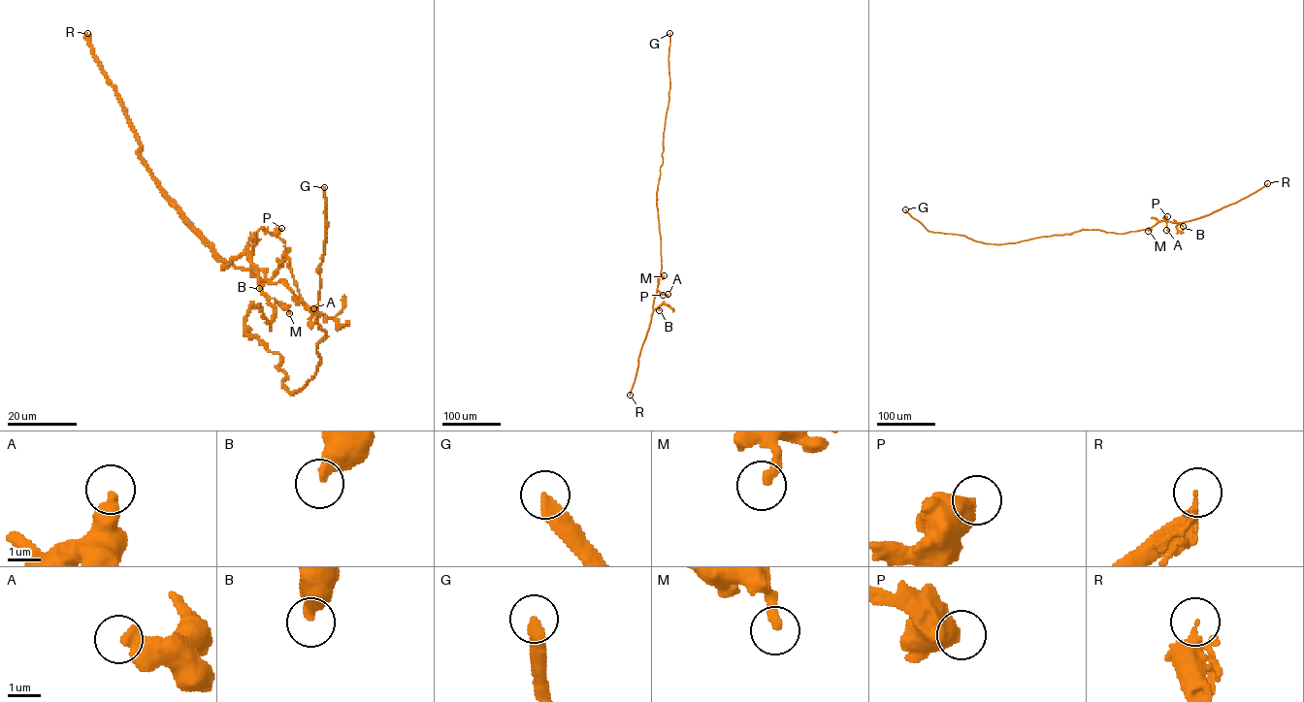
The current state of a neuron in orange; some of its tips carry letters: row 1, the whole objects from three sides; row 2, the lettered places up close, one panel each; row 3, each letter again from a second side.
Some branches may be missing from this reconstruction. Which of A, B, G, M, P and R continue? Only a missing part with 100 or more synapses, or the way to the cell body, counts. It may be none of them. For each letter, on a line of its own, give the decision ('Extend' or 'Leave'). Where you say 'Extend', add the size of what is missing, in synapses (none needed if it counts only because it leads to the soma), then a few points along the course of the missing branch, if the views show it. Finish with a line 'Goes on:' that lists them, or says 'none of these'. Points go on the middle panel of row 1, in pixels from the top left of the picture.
A: Leave
B: Leave
G: Extend. Roughly 170 synapses
M: Leave
P: Leave
R: Leave
Goes on: G

